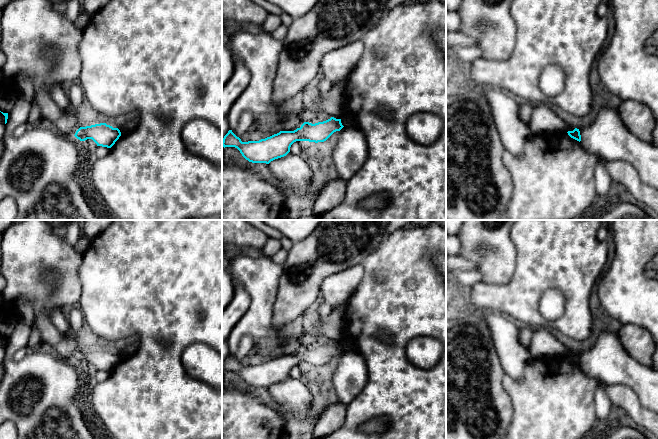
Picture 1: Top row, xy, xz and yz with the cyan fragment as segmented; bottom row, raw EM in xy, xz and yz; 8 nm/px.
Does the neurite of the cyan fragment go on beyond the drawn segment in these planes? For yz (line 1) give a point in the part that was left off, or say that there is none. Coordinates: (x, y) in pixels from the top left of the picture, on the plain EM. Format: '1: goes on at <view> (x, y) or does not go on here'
1: does not go on here

